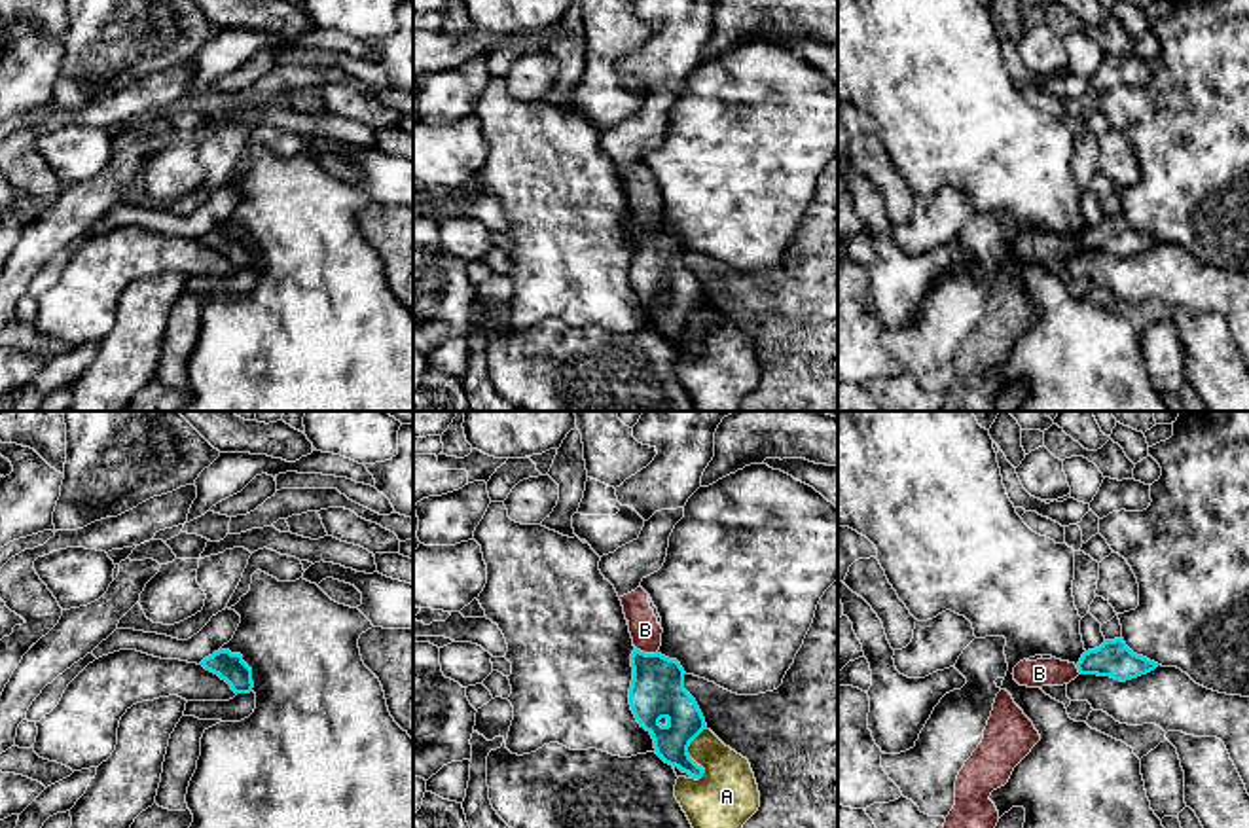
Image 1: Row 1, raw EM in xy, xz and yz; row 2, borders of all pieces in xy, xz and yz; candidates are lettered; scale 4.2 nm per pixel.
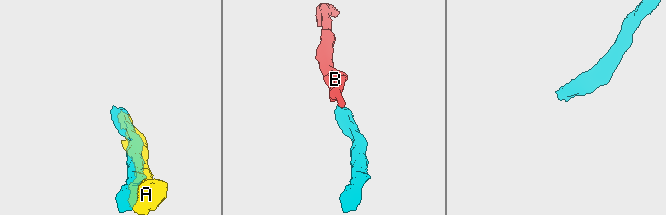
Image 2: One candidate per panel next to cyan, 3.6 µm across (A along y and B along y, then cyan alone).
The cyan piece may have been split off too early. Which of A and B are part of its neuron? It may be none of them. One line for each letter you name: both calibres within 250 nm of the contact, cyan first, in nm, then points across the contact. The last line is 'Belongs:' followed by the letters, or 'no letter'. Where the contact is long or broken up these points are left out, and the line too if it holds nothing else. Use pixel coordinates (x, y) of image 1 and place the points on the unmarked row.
B: 220 nm thick on the cyan side, 130 nm on the other; runs through xz (656, 268), (647, 230), (645, 205)
Belongs: B

